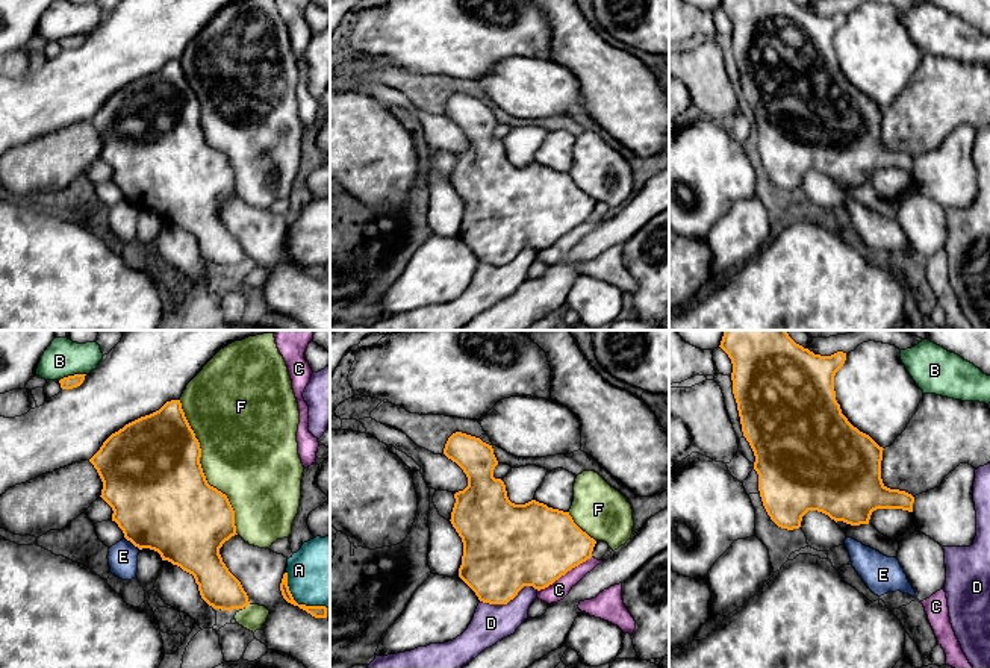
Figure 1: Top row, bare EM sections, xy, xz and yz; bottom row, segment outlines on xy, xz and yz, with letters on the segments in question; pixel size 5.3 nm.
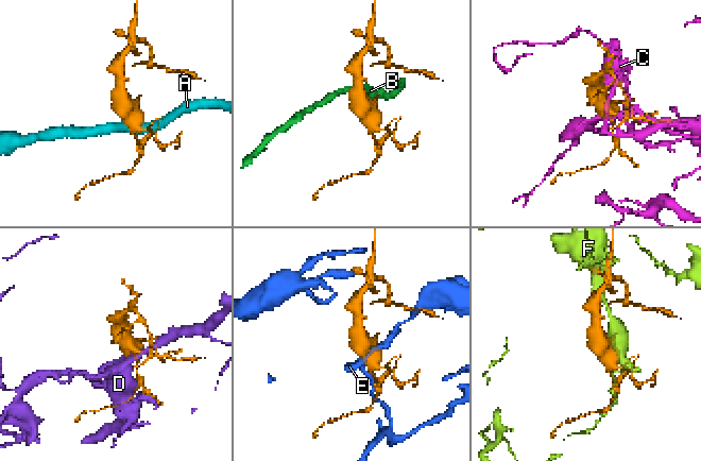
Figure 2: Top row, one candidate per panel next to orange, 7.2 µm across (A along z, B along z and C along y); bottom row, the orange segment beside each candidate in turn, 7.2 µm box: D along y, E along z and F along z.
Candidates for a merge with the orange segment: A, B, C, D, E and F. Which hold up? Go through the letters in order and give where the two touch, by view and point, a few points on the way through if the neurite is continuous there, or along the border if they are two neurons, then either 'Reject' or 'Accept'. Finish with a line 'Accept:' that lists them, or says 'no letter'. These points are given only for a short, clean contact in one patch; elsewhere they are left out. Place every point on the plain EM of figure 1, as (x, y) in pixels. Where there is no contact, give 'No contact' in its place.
A: Touches orange at xy (295, 262). Reject
B: Touches orange at xy (71, 37). Boundary: xy (85, 34), (64, 37), (59, 41). Reject
C: Touches orange at xz (563, 235). Reject
D: Touches orange at xz (509, 261). Reject
E: Touches orange at xy (132, 203). Reject
F: Touches orange at xy (202, 131). Reject
Accept: no letter

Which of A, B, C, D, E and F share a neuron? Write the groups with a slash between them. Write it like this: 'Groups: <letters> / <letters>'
Groups: A / B / C / D / E / F

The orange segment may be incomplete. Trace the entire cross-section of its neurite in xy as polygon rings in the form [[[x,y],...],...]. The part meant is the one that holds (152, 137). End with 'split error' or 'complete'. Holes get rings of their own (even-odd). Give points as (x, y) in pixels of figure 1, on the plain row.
[[[180,61],[112,94],[89,120],[103,142],[100,158],[114,171],[111,180],[94,185],[95,194],[109,209],[126,198],[139,211],[157,212],[162,221],[194,236],[201,259],[213,270],[244,270],[248,256],[219,215],[223,204],[238,195],[235,171],[227,156],[207,144],[200,118]]]; split error

